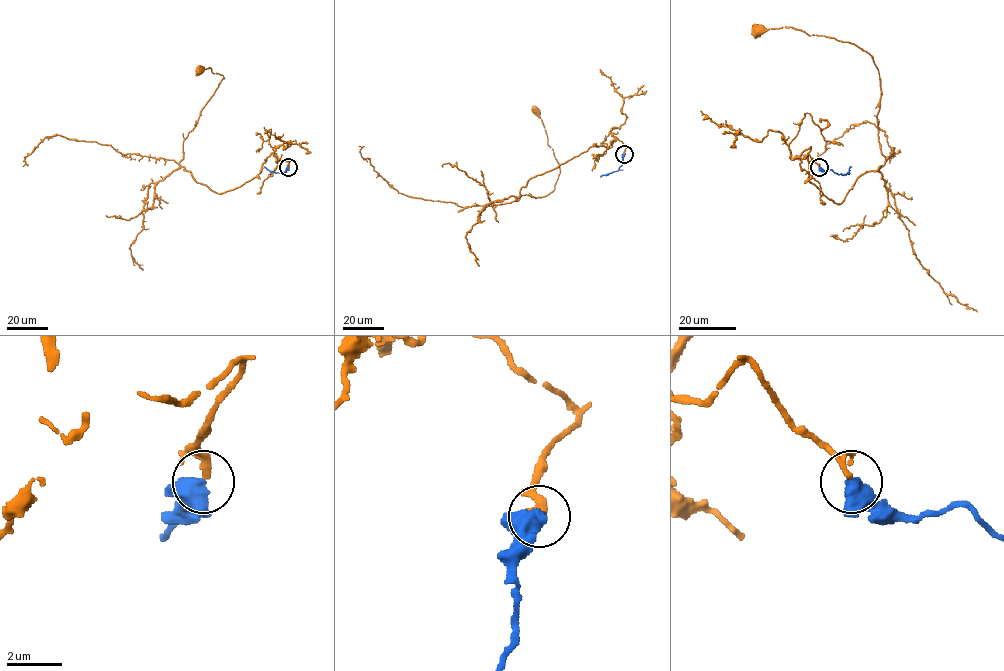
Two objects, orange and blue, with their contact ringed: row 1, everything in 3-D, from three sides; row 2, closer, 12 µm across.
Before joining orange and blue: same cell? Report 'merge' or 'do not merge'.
merge

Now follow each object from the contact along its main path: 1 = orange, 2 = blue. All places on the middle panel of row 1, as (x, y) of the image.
1: (624, 154), (617, 138), (590, 146), (533, 176), (515, 201), (551, 192), (559, 174), (537, 111)
2: (624, 154), (618, 170), (600, 176)

